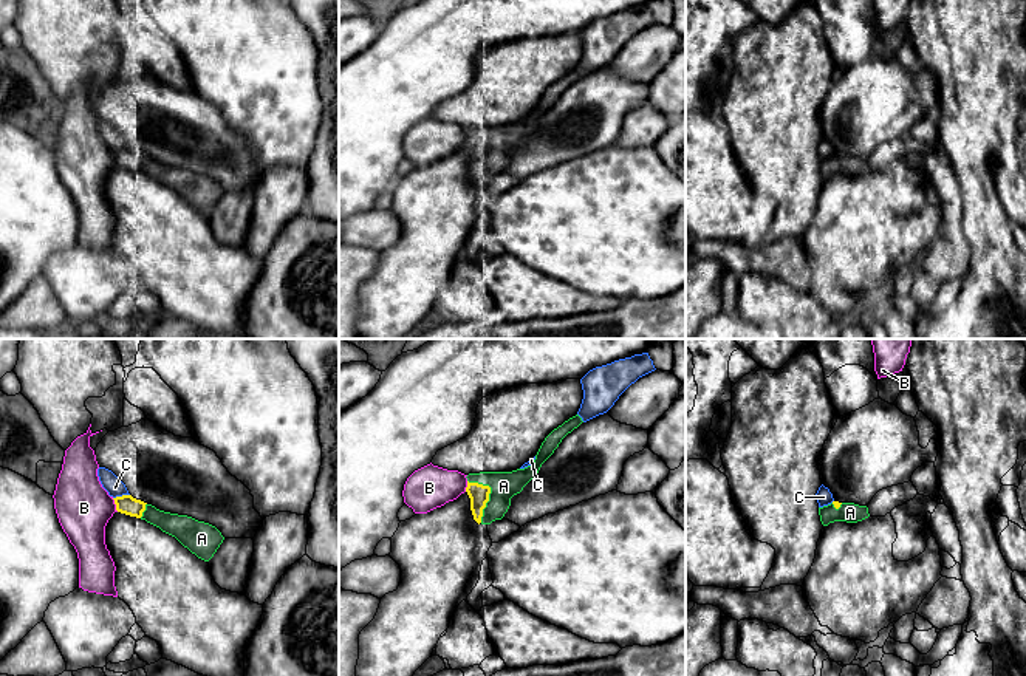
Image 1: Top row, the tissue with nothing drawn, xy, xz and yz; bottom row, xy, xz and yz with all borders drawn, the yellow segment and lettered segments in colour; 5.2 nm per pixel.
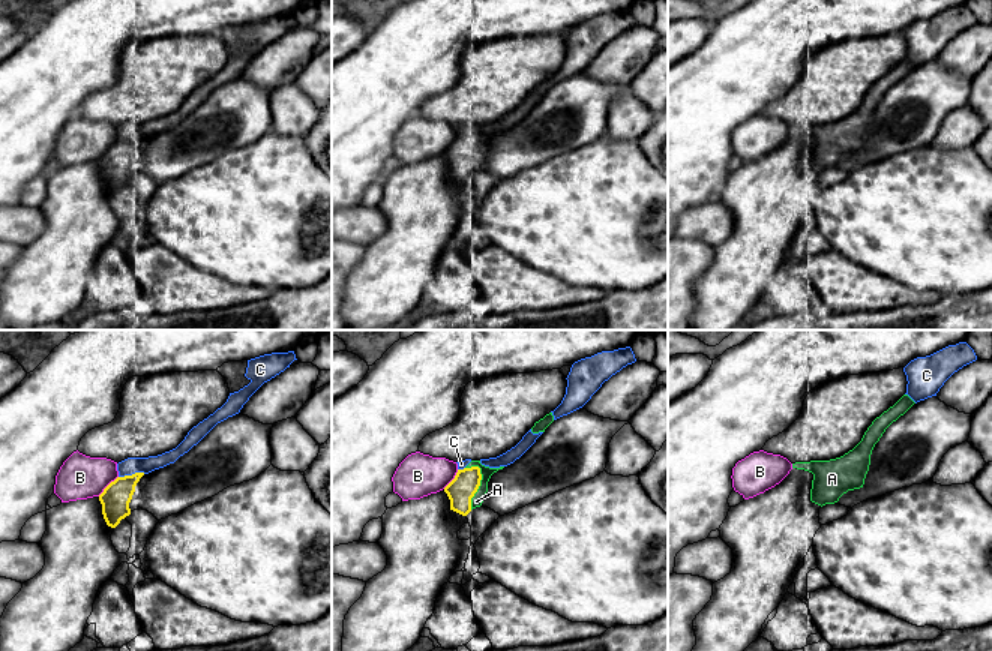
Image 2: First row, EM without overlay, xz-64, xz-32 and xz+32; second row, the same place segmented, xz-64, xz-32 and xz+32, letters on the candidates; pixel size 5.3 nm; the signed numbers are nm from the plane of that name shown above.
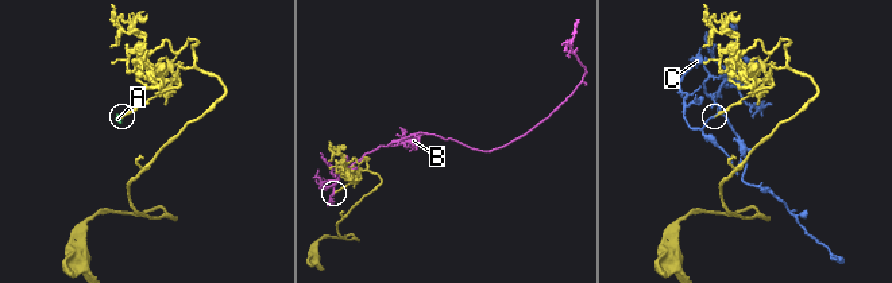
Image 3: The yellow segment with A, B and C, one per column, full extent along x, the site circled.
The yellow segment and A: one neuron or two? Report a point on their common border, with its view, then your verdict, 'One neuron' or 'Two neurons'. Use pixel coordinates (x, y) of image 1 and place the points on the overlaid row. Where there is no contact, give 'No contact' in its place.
Touches yellow at xz (489, 492). One neuron

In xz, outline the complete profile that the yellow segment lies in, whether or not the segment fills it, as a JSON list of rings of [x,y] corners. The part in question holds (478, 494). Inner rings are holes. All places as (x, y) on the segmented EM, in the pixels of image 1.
[[[576,415],[554,428],[542,442],[534,463],[525,469],[469,473],[466,476],[466,492],[470,498],[474,520],[478,524],[491,524],[495,520],[501,520],[511,506],[511,498],[537,476],[542,464],[554,453],[562,439],[582,422],[582,418]]]

